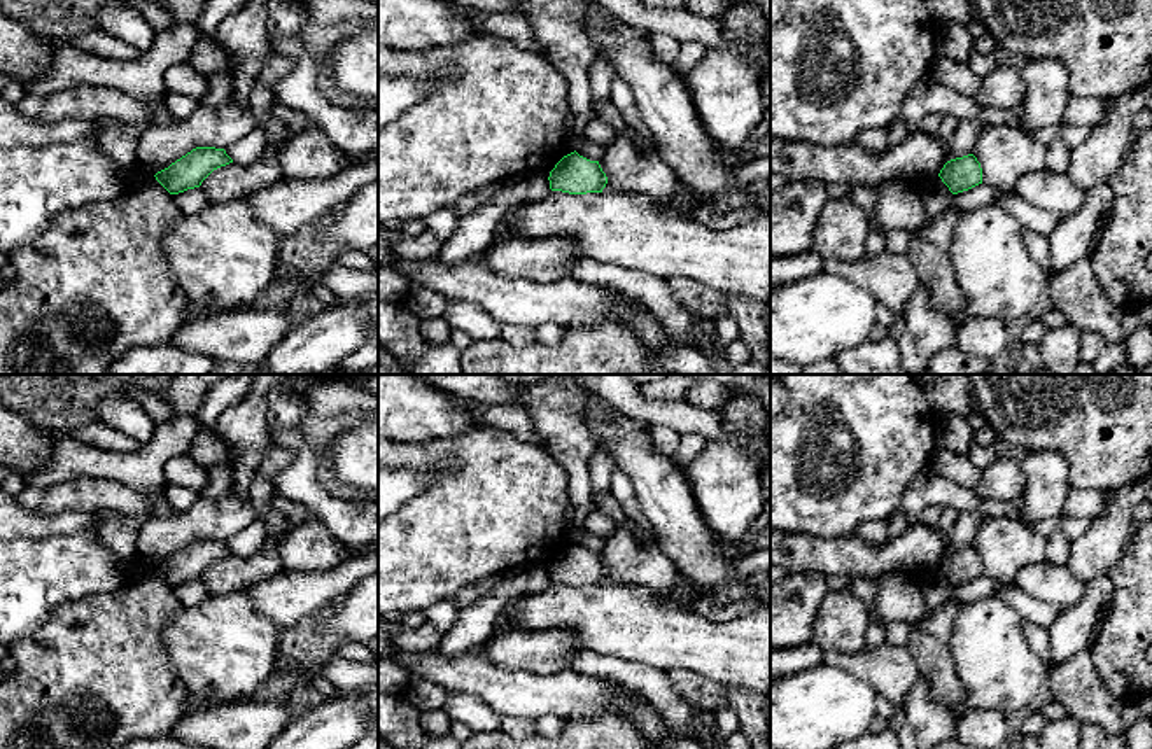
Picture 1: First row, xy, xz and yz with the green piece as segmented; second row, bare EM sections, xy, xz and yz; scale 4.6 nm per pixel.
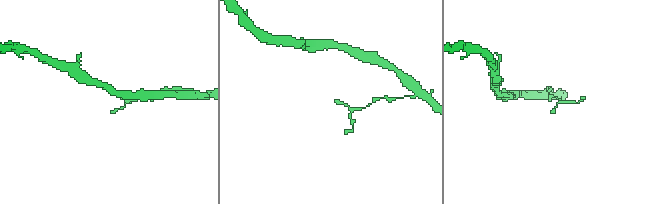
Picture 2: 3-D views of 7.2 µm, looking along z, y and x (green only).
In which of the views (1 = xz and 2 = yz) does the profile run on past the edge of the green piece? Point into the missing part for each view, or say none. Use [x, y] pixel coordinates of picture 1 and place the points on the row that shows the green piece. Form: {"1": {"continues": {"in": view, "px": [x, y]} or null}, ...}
{"1": {"continues": null}, "2": {"continues": null}}

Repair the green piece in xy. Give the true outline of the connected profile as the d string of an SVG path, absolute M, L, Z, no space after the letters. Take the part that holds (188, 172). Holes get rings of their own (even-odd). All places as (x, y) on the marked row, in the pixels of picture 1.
M196 147L154 177L170 194L179 194L200 187L214 170L229 163L224 149Z

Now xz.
M576 150L564 156L550 172L550 189L569 194L602 192L608 177L599 161L590 161Z

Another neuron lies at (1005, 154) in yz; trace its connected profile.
M1001 124L984 126L973 156L982 168L982 184L1007 192L1022 175L1043 170L1047 152L1047 145L1035 142L1028 131Z

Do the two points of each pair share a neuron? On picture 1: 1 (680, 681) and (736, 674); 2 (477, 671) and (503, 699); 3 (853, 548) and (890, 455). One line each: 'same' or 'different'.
1: different
2: same
3: different

